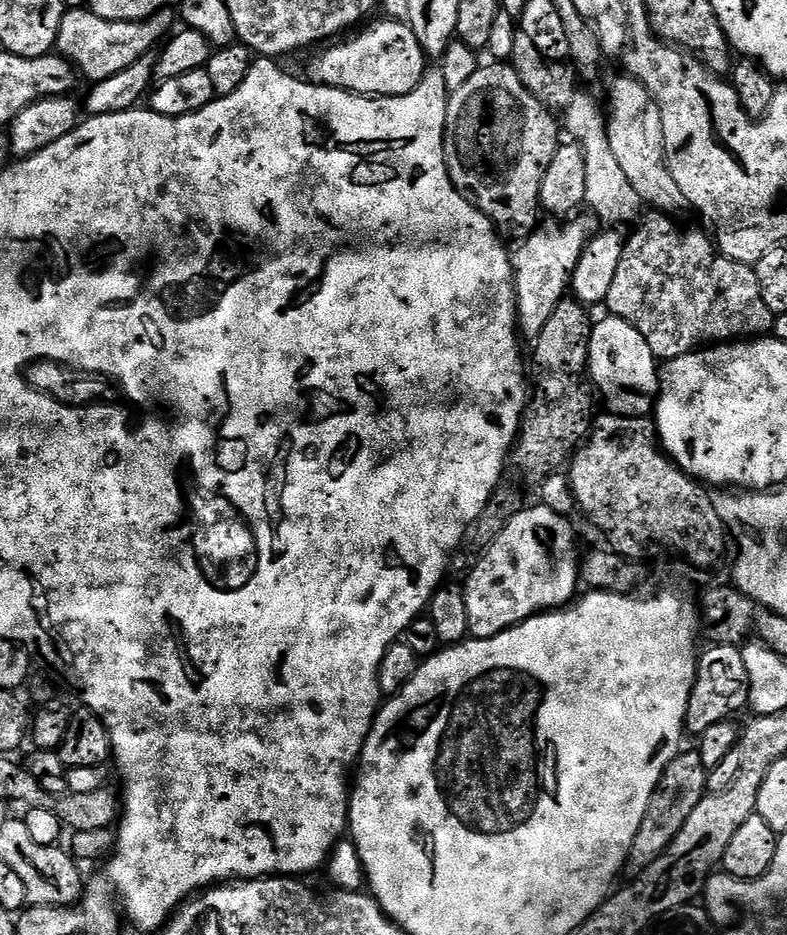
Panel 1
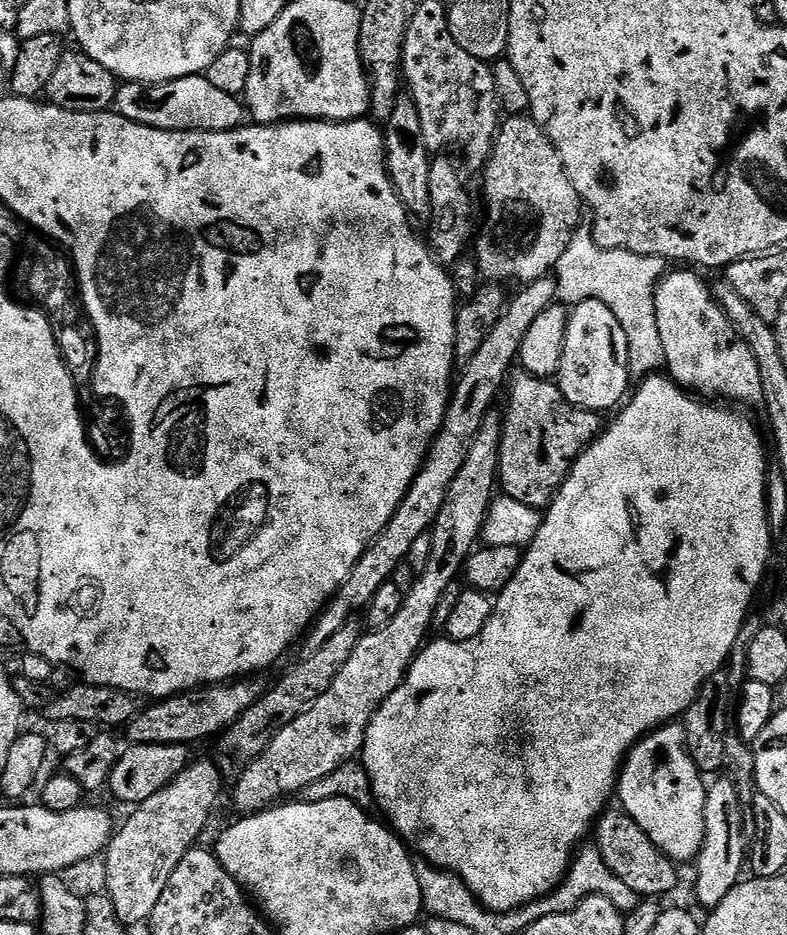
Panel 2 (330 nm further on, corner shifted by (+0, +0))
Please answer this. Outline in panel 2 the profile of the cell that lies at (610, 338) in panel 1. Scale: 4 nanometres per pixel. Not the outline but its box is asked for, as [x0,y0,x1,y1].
[558,300,629,414]

